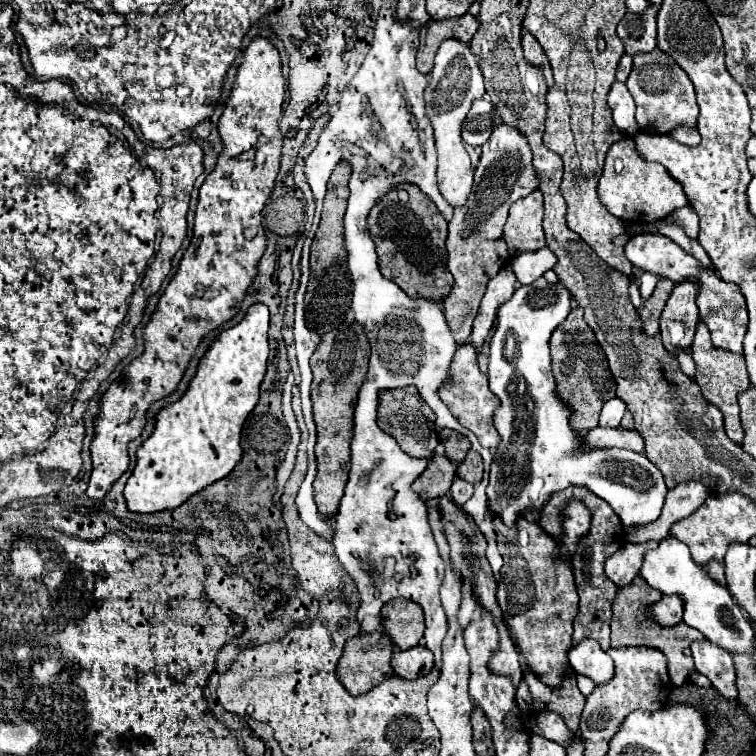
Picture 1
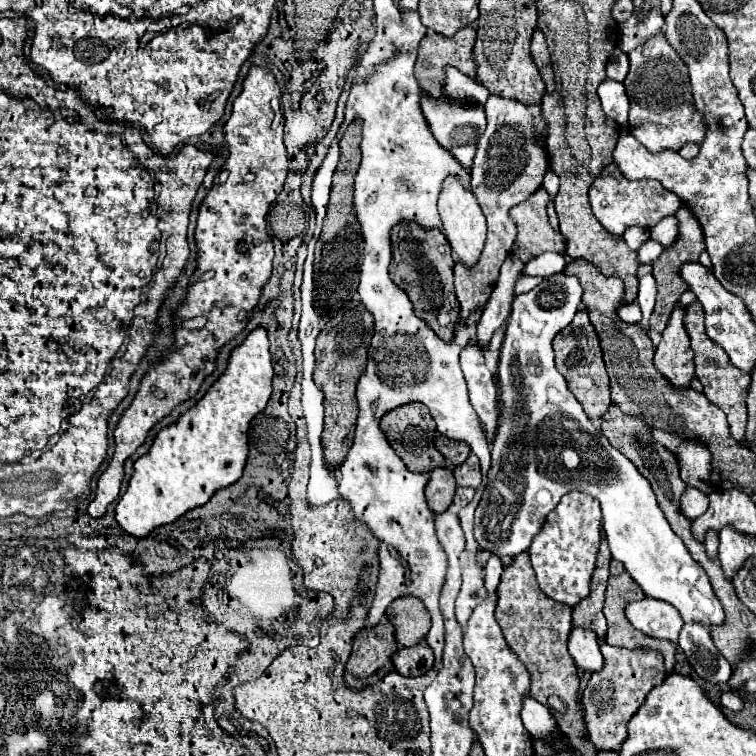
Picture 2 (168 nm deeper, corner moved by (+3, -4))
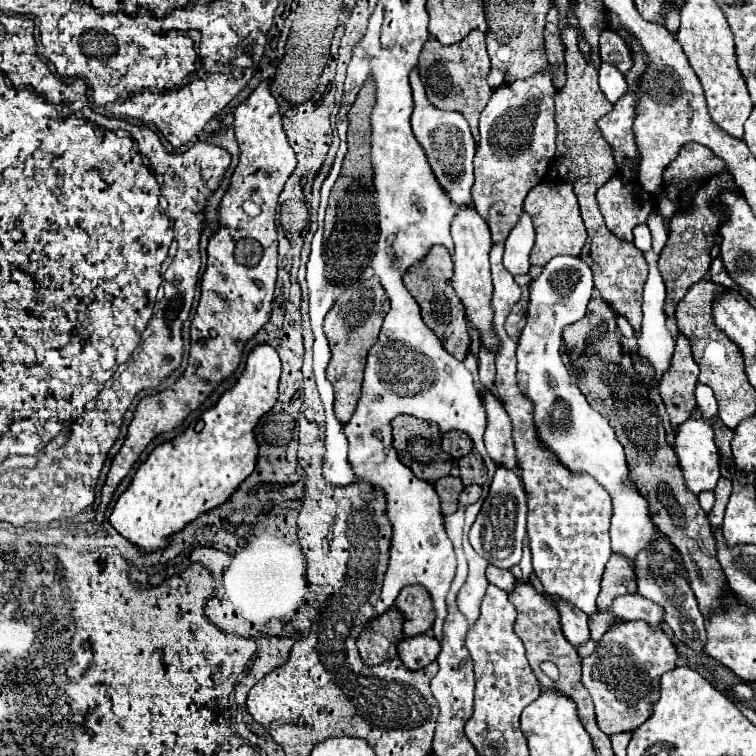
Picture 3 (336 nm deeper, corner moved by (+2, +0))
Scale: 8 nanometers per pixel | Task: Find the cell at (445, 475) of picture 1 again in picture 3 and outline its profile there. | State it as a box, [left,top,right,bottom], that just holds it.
[435,476,463,514]

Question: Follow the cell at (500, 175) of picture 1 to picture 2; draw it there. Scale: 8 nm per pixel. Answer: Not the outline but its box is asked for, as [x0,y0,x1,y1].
[454,96,548,326]

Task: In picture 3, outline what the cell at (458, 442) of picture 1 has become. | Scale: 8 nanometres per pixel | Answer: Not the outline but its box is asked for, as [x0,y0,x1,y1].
[441,430,473,460]

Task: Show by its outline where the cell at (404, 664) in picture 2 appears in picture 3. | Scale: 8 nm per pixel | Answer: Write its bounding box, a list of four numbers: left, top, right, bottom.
[397,634,439,670]

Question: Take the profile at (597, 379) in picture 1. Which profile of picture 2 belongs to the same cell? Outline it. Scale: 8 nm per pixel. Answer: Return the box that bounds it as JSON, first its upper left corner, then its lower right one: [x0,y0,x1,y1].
[552,304,612,420]

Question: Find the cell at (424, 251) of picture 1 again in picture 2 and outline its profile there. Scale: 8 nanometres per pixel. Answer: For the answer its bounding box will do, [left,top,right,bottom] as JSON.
[390,222,460,340]

